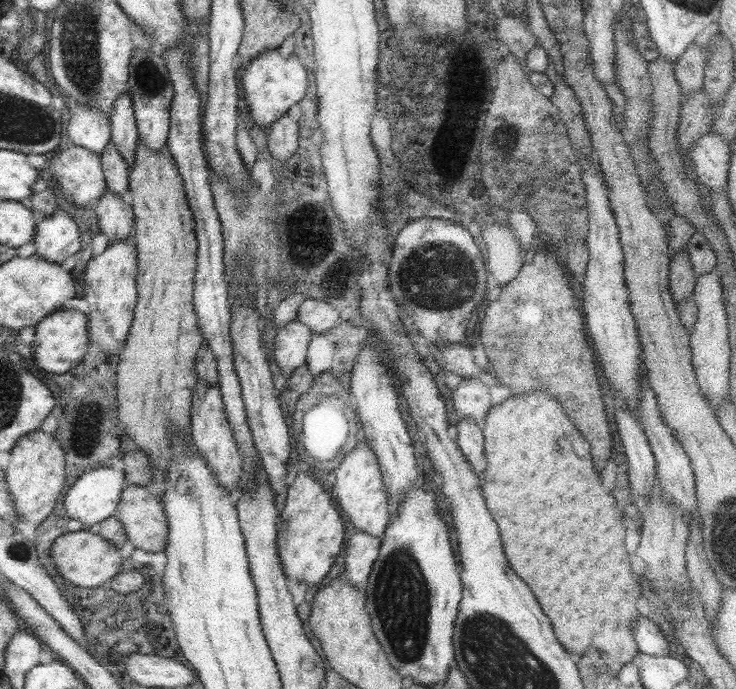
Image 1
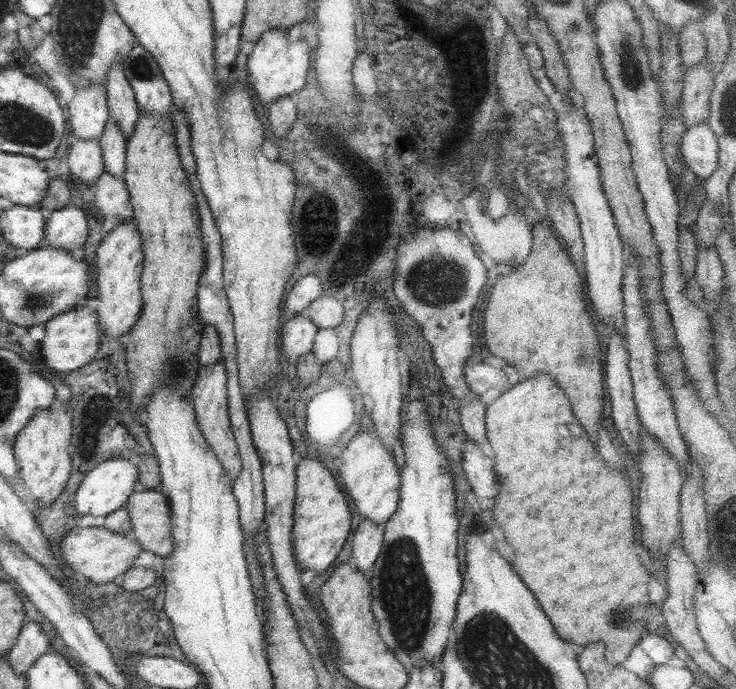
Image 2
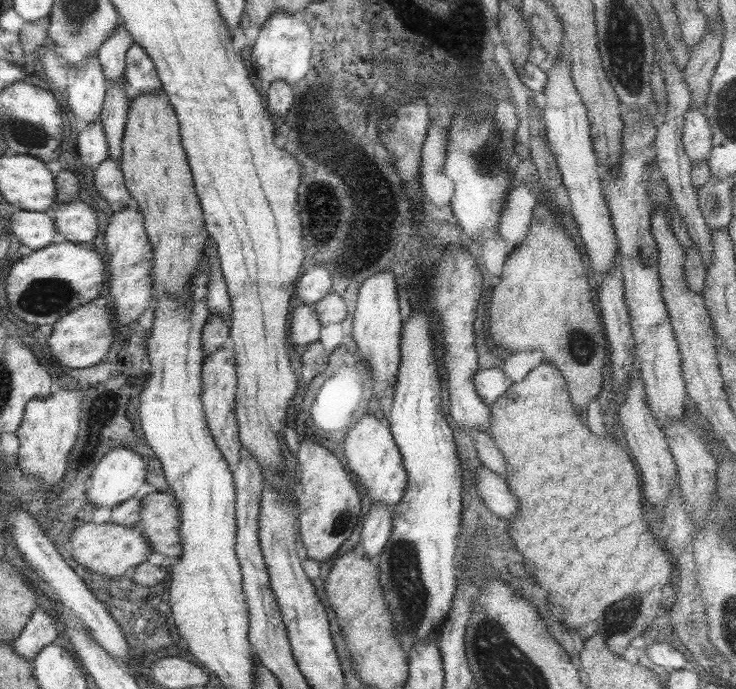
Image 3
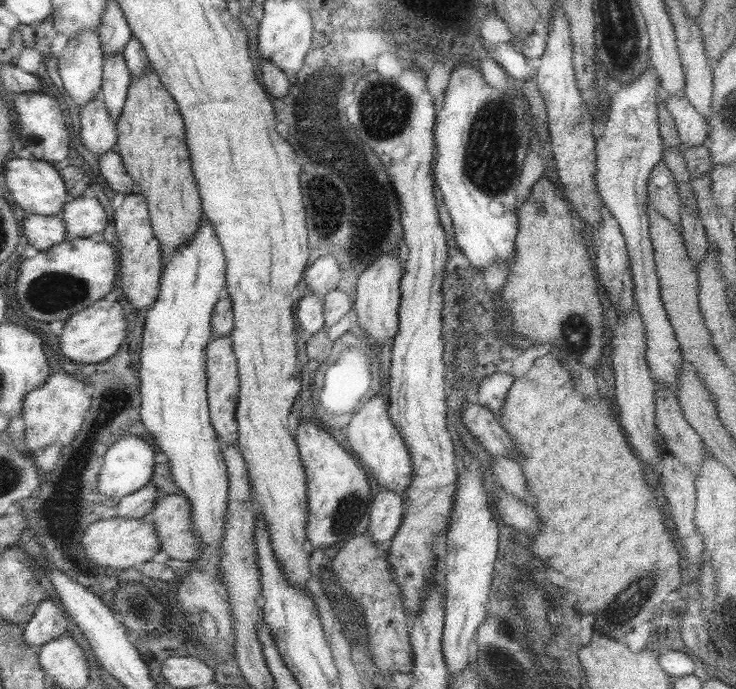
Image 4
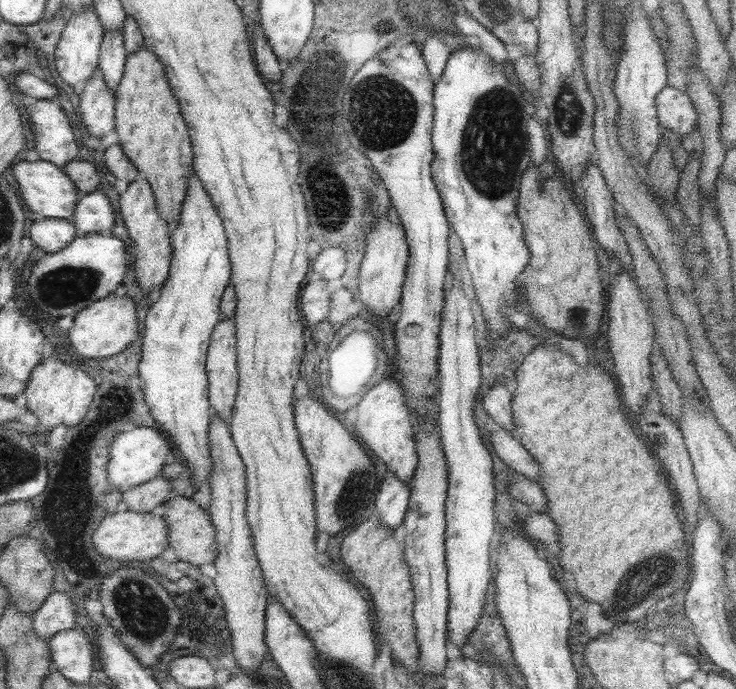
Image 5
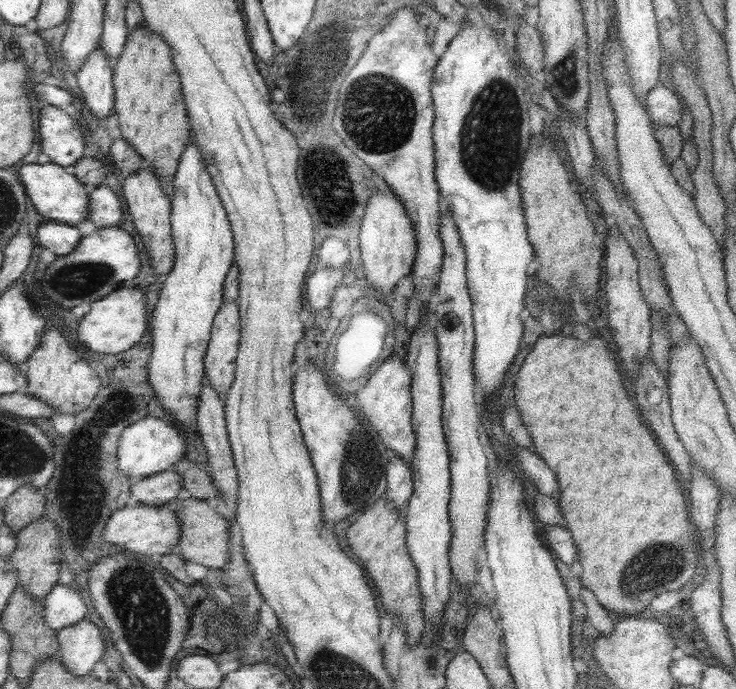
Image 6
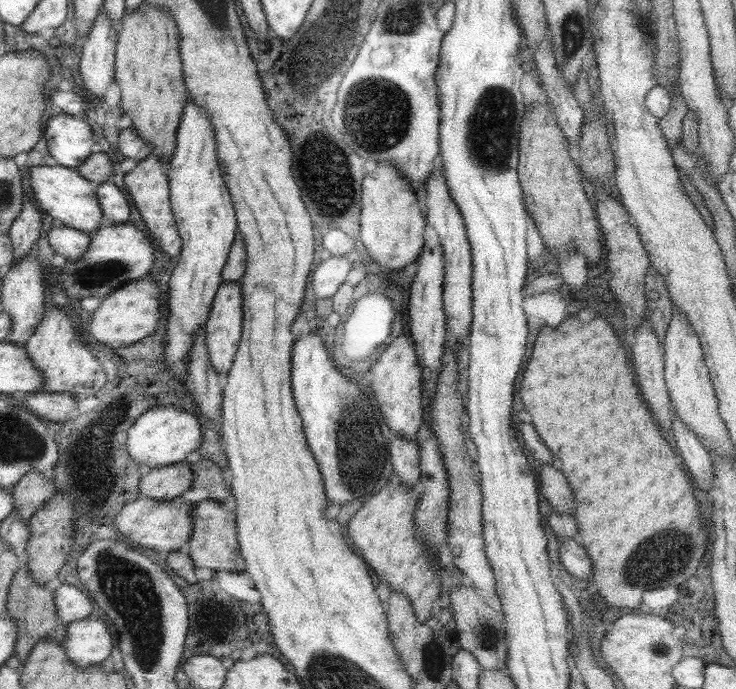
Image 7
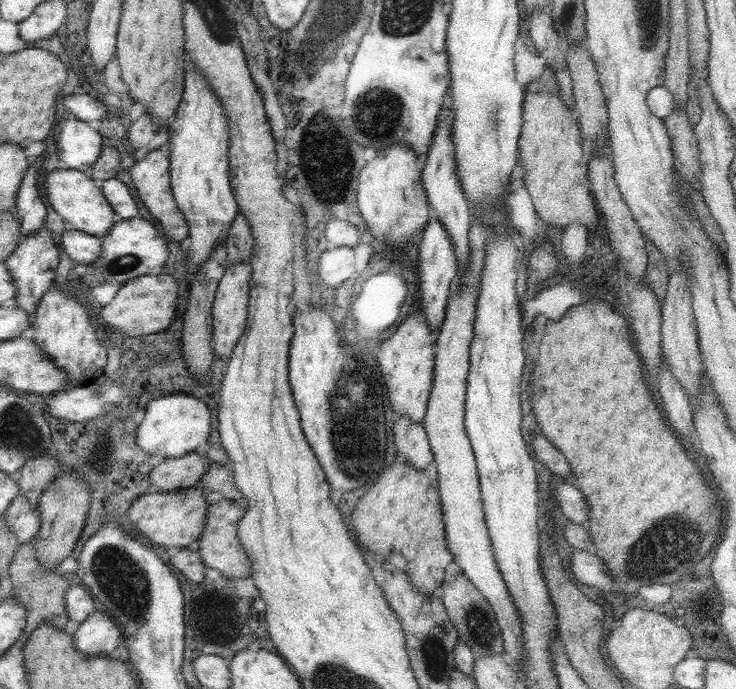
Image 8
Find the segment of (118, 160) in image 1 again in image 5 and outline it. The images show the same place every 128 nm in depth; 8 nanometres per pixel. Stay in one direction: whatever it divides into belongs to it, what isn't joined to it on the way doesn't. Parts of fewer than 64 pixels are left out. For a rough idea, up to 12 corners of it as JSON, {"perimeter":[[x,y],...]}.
{"perimeter":[[104,32],[98,70],[109,93],[121,81],[127,55],[120,32]]}

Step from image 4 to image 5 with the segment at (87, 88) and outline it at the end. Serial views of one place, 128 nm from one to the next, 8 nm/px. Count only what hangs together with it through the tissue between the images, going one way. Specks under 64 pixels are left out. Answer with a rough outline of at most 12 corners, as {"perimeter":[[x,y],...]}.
{"perimeter":[[94,8],[74,12],[54,50],[55,70],[79,92],[98,70],[104,30]]}

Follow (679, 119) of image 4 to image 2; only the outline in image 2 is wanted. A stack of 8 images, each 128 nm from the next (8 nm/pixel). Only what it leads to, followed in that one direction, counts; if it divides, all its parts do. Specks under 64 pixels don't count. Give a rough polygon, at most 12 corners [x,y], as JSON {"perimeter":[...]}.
{"perimeter":[[707,123],[682,134],[679,153],[701,180],[715,172],[717,140]]}

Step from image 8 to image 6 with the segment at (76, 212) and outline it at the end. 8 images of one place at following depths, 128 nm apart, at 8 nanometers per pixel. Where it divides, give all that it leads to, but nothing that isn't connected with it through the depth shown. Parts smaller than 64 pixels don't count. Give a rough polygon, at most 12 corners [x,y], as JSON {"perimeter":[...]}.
{"perimeter":[[51,162],[15,173],[44,222],[87,220],[88,192]]}

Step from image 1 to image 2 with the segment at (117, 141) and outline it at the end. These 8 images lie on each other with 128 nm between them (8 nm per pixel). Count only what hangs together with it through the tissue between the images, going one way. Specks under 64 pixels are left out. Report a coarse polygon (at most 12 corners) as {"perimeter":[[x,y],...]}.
{"perimeter":[[121,63],[107,69],[104,90],[108,118],[123,138],[140,117]]}

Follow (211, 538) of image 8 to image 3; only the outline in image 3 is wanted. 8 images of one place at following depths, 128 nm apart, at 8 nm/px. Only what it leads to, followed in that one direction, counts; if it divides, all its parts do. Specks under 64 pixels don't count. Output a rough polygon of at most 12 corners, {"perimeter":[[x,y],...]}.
{"perimeter":[[170,491],[144,495],[134,526],[151,552],[181,556]]}

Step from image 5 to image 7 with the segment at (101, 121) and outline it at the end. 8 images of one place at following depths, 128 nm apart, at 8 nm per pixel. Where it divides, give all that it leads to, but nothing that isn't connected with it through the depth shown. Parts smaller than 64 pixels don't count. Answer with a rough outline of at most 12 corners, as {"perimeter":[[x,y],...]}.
{"perimeter":[[100,10],[81,44],[79,78],[103,98],[114,80],[117,29]]}

